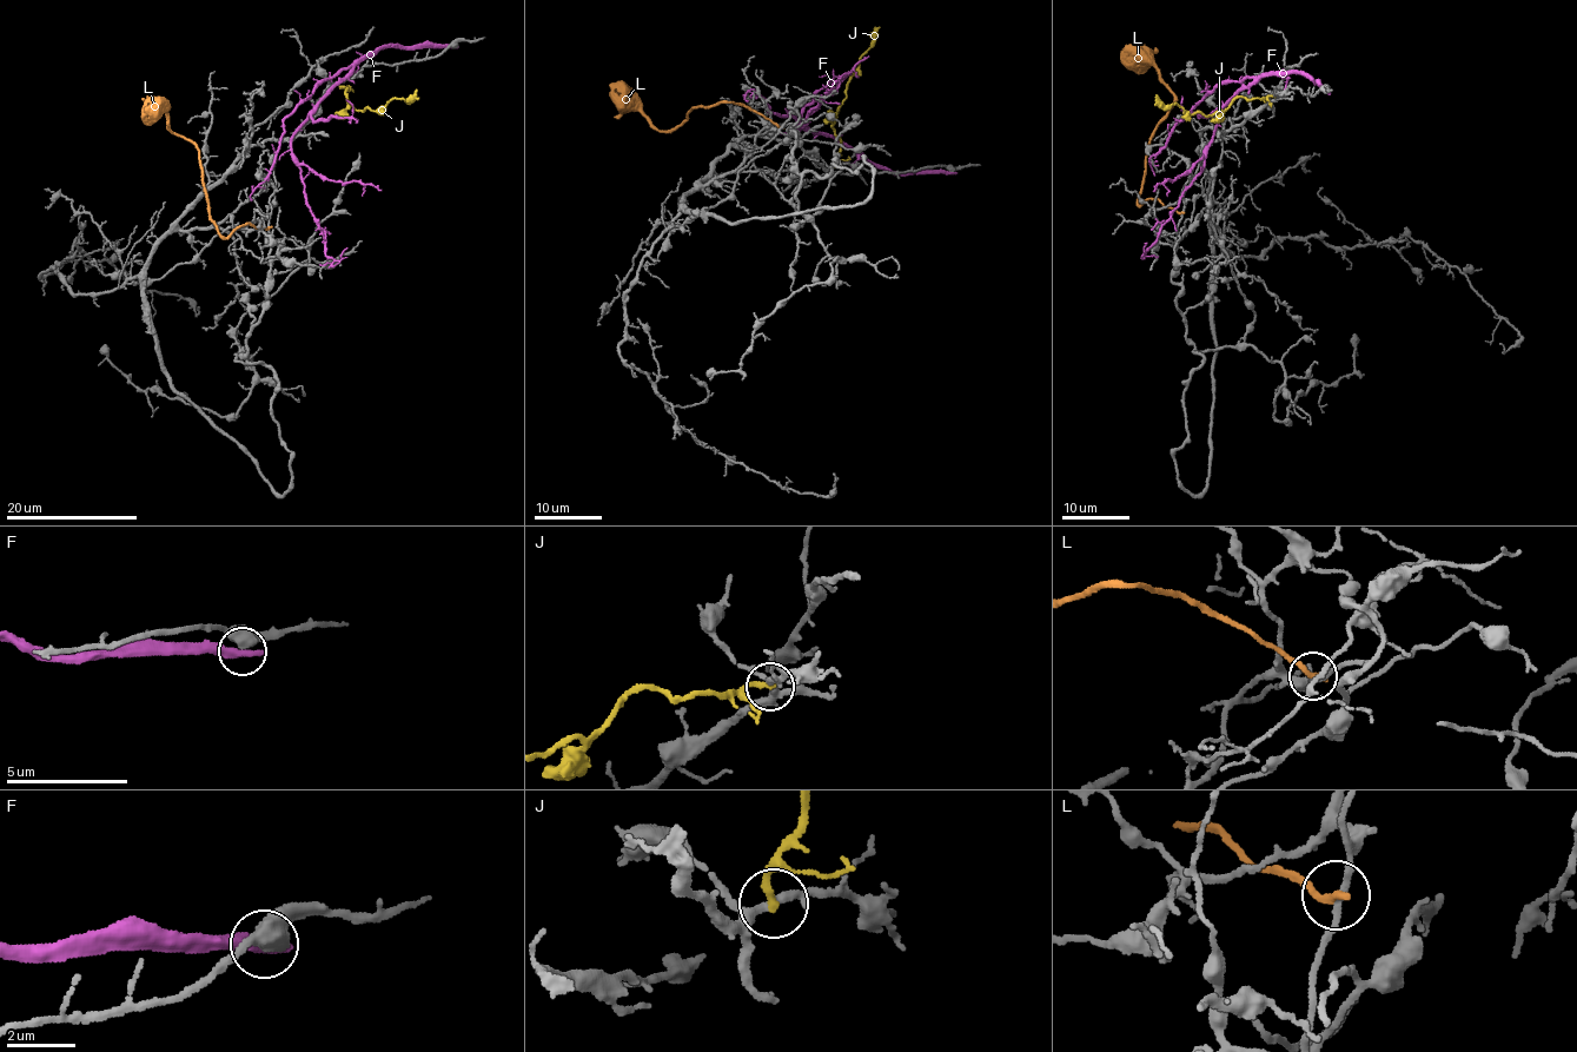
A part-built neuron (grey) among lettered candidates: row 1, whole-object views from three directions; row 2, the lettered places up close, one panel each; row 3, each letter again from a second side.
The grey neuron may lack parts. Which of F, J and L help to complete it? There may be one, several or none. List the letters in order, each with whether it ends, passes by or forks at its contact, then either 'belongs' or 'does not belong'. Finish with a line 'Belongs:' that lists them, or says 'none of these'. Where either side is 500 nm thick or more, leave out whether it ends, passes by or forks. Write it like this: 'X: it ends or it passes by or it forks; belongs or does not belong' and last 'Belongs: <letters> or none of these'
F: does not belong
J: it ends; does not belong
L: it ends; does not belong
Belongs: none of these

